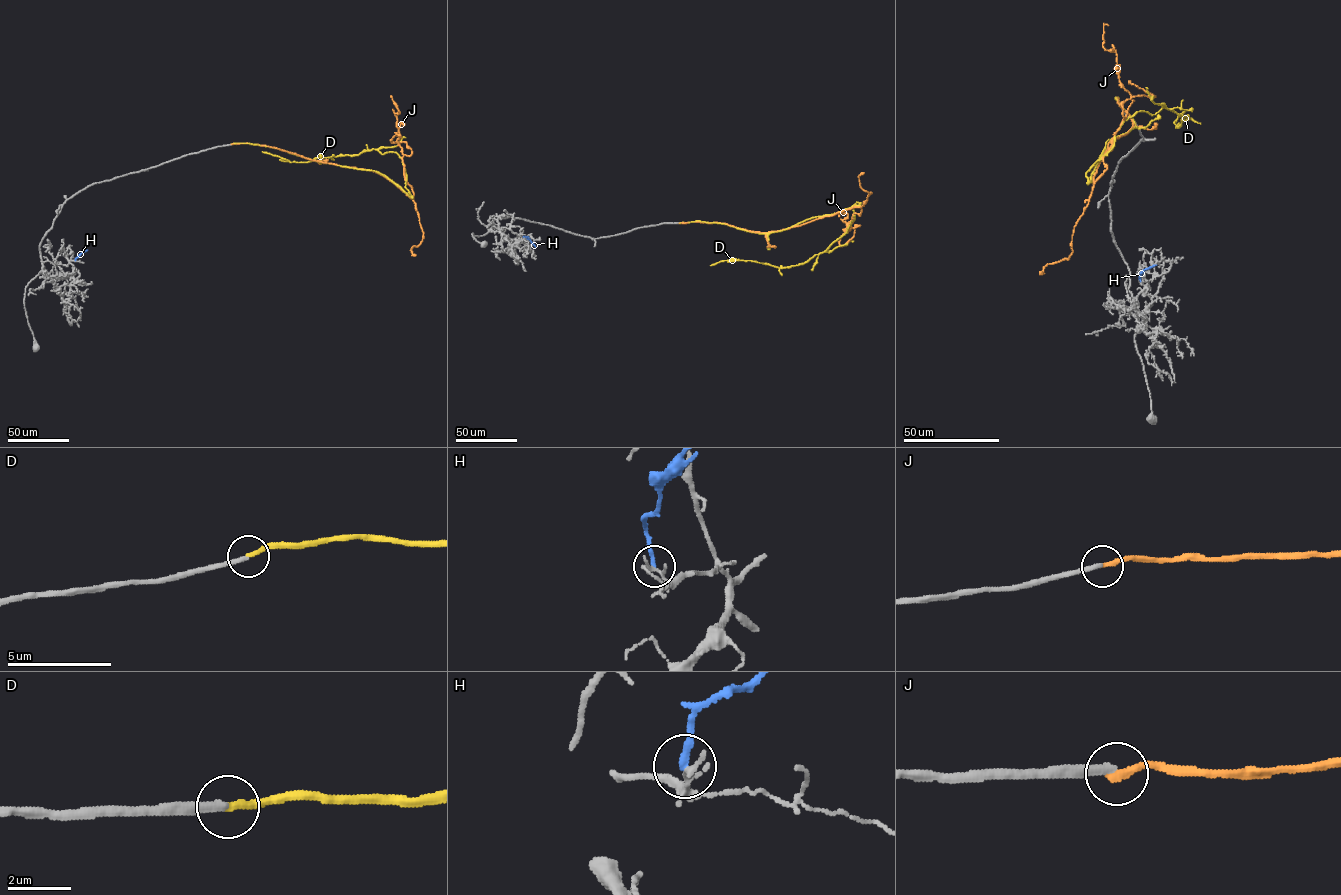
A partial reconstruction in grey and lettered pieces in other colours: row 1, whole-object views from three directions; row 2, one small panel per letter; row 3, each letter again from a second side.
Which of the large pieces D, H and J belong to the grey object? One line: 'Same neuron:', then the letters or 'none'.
Same neuron: D

